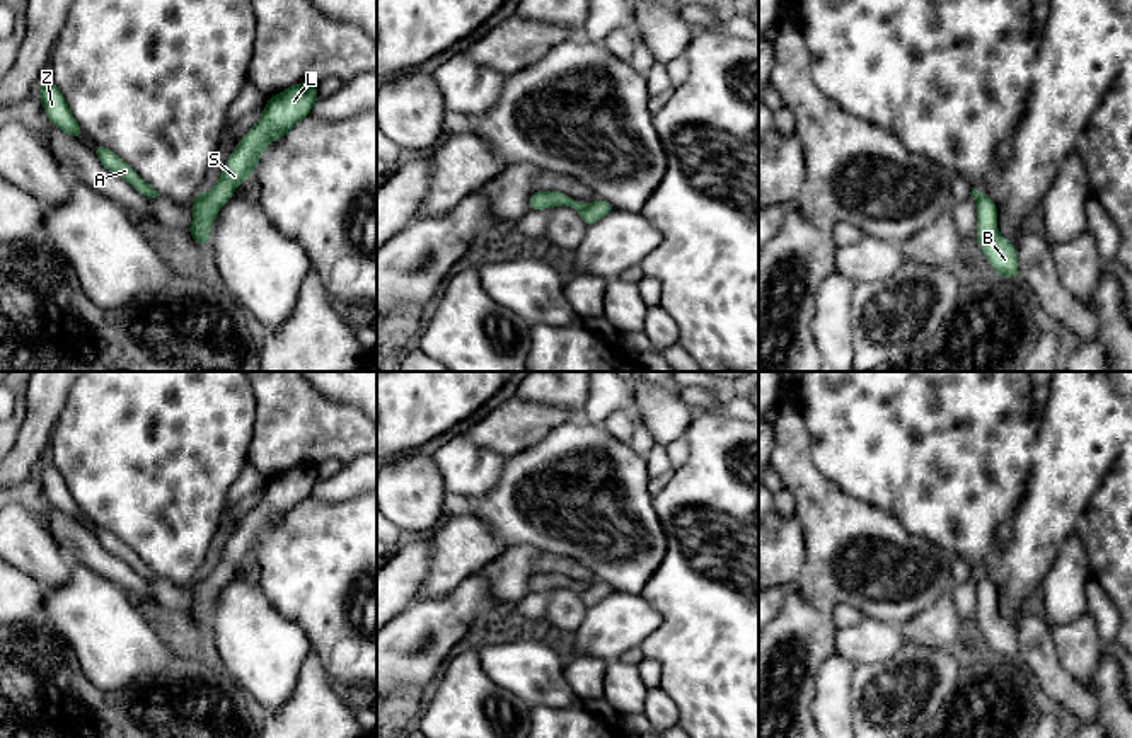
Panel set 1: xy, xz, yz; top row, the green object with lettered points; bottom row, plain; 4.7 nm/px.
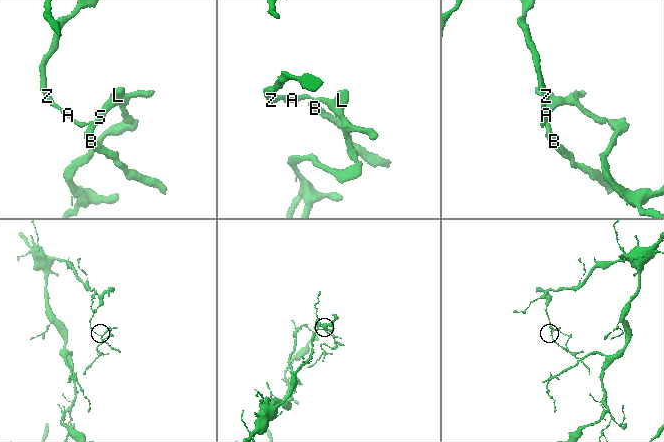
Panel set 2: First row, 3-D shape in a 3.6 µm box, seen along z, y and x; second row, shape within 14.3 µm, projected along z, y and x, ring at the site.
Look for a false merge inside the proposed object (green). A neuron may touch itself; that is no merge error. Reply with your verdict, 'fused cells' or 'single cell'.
fused cells

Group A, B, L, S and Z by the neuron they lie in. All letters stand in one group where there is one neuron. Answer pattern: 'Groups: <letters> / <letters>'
Groups: A Z / B L S

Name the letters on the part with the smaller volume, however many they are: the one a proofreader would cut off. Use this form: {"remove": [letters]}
{"remove": ["B", "L", "S"]}

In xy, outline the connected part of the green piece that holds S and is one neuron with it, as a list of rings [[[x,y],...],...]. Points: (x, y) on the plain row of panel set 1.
[[[312,464],[295,465],[269,479],[259,504],[242,518],[227,540],[218,564],[193,585],[194,598],[188,614],[199,627],[210,624],[210,607],[220,588],[251,557],[269,523],[283,520],[298,503],[309,498],[317,481],[317,465]]]

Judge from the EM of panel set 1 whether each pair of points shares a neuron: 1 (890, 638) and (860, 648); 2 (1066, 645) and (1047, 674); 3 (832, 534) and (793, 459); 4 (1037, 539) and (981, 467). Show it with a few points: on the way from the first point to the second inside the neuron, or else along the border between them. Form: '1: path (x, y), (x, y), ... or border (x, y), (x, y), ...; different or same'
1: path (883, 641), (866, 643); same
2: border (1049, 626), (1059, 663), (1083, 686); different
3: path (829, 515), (802, 478); same
4: border (1030, 472), (1025, 493), (1010, 524); different

